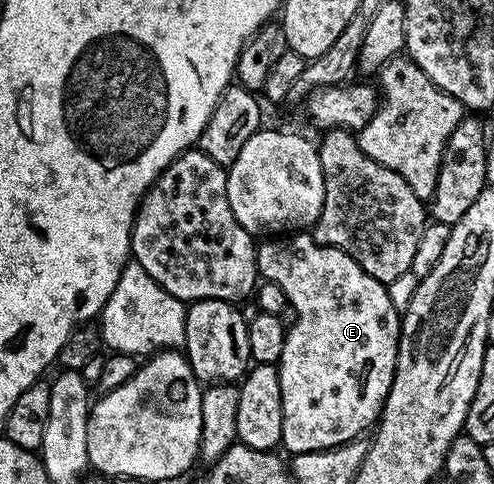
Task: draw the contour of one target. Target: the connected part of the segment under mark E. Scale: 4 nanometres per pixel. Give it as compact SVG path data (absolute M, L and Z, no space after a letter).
M297 231L291 235L276 235L271 239L264 239L256 247L256 271L263 280L278 283L286 295L288 303L297 311L297 322L286 330L282 355L278 362L280 370L280 390L282 391L282 435L280 436L283 448L288 448L289 454L305 453L306 451L322 451L344 445L348 441L355 441L364 432L371 430L380 420L380 412L384 409L384 401L394 379L396 370L396 356L400 350L400 323L401 314L396 313L396 305L388 294L389 286L385 282L374 279L346 251L335 249L333 245L320 245L315 236L304 231Z

